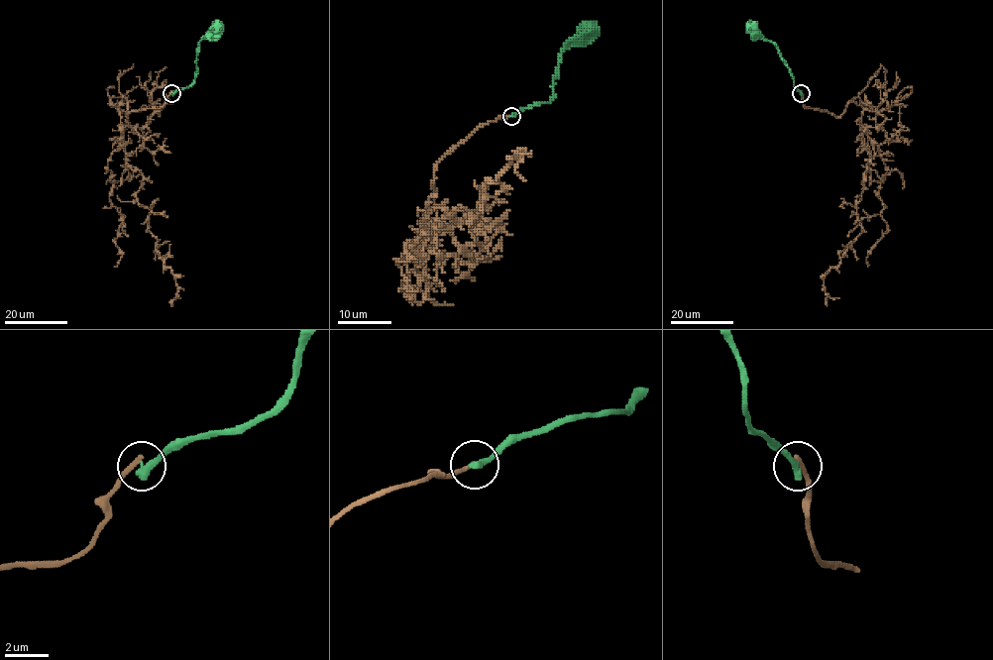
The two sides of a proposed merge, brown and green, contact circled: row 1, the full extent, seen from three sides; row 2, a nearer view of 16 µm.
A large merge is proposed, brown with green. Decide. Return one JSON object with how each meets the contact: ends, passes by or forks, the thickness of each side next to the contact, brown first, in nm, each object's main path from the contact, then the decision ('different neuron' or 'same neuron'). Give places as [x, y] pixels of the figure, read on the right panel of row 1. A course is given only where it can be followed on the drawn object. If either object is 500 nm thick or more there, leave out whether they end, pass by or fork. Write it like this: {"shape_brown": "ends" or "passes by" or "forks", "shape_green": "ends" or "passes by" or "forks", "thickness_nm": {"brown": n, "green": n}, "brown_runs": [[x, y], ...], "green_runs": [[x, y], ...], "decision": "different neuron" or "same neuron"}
{"shape_brown": "ends", "shape_green": "ends", "thickness_nm": {"brown": 240, "green": 360}, "brown_runs": [[801, 93], [805, 107], [838, 117], [859, 98], [872, 144], [862, 232], [824, 277], [838, 297]], "green_runs": [[801, 93], [795, 87], [791, 70], [776, 46], [752, 27]], "decision": "different neuron"}

